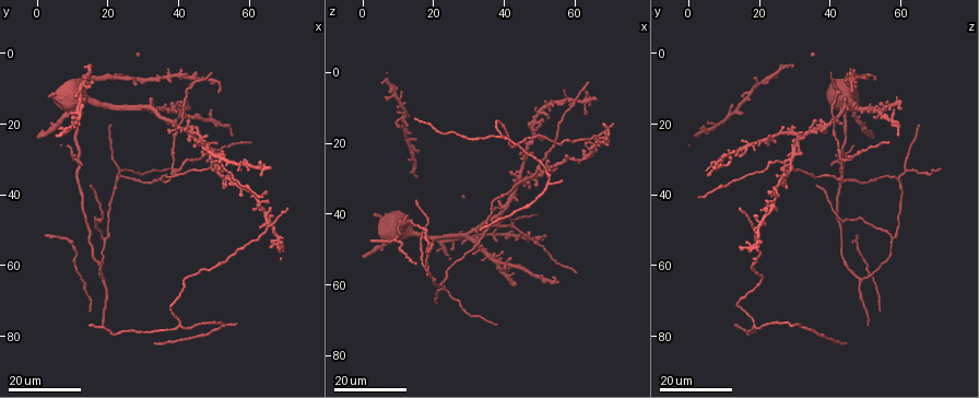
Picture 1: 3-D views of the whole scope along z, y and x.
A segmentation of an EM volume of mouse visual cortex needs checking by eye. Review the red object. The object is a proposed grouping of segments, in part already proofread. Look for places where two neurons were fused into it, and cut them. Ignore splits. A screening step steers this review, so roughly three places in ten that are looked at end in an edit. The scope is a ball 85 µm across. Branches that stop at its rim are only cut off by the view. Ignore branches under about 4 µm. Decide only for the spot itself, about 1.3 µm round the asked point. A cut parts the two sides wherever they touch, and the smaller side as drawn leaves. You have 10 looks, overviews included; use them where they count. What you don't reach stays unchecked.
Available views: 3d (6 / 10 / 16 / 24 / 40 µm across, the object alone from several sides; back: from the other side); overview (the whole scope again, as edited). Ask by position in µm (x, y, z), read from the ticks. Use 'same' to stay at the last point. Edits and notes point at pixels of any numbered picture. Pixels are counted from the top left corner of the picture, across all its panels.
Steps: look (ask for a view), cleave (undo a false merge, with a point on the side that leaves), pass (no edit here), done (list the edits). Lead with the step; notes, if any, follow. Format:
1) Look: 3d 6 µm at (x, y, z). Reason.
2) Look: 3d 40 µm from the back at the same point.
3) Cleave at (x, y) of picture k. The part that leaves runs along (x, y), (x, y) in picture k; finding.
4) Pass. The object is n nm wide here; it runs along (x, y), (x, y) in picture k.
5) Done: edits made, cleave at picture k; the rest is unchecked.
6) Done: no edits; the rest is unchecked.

Look: 3d 24 µm at (36.0, 36.5, 44.5). Two arms in line, one across.

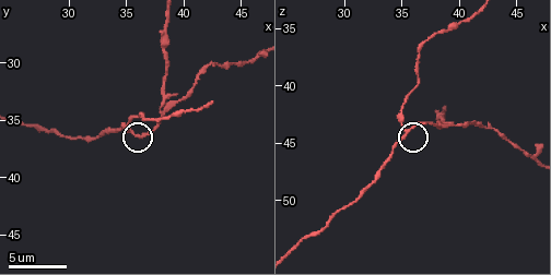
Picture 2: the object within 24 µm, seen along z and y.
Look: 3d 6 µm at (35.4, 36.2, 43.8). Zoom in.

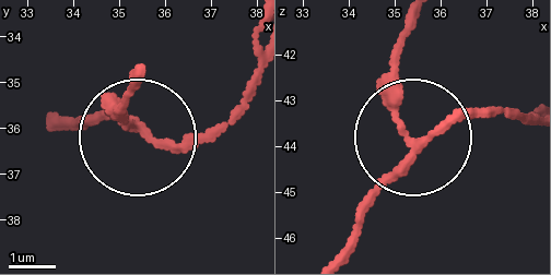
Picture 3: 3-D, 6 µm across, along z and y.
Pass. The object is 170 nm wide here; it runs along (415, 19), (391, 66), (411, 159), (333, 253) in picture 3; one neuron here.

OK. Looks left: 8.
Look: 3d 24 µm at (19.0, 52.0, 57.5). Arms part here.

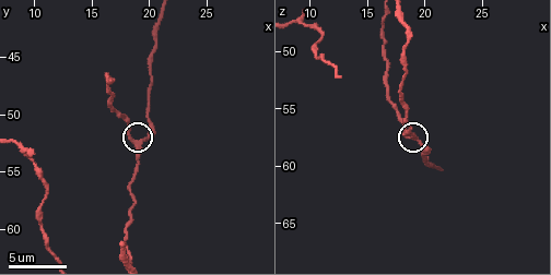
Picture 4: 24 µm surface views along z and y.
Look: 3d 6 µm at the same point. Closer look.

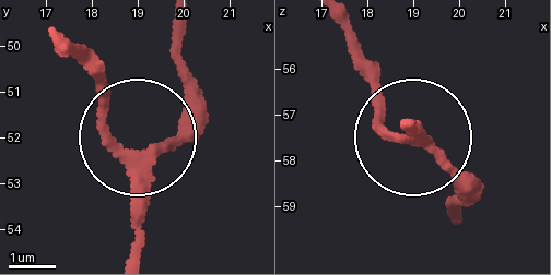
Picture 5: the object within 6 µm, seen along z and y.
Look: 3d 6 µm from the back at (18.85, 52.40, 57.60). From behind.

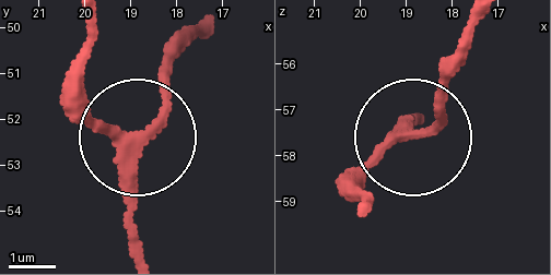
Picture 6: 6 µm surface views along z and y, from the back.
Pass. The object is 210 nm wide here; one neuron here.

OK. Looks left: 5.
Look: 3d 24 µm at (22.0, 35.5, 59.0). A fork.

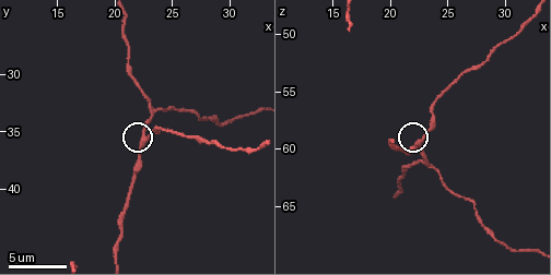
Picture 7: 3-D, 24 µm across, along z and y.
Look: 3d 6 µm at (22.8, 35.6, 59.2).

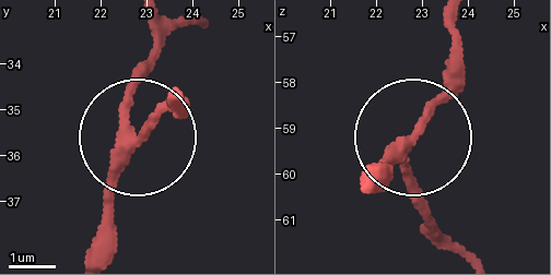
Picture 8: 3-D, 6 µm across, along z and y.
Pass. 3 arms meet here; continuous, no second neuron.

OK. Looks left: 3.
Look: 3d 16 µm at (66.0, 48.0, 18.5). Arms part here.

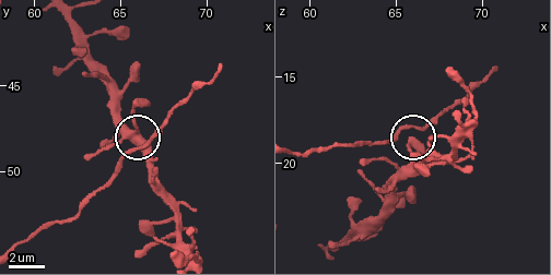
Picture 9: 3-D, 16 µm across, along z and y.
Look: 3d 6 µm at (66.6, 48.3, 18.0).

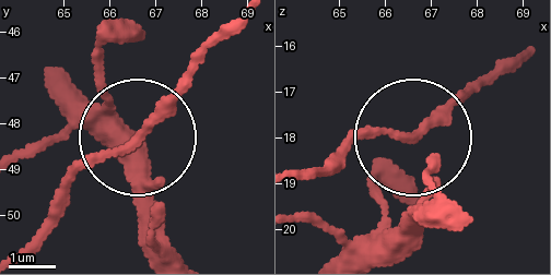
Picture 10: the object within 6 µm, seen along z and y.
Pass. The object is 150 nm wide here; it runs along (370, 251), (424, 192), (421, 130), (495, 67) in picture 10; all the same neuron.

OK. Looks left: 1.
Done: no edits; the rest is unchecked.

